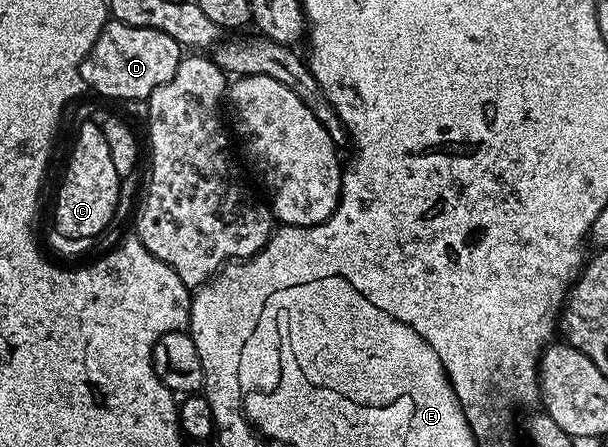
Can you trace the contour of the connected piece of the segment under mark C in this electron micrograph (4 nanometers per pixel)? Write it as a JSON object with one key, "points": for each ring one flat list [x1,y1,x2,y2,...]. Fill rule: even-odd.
{"points":[[87,121,75,133,63,182,55,193,55,229,71,241,98,238,112,228,121,196,119,176,103,134,102,124]]}

